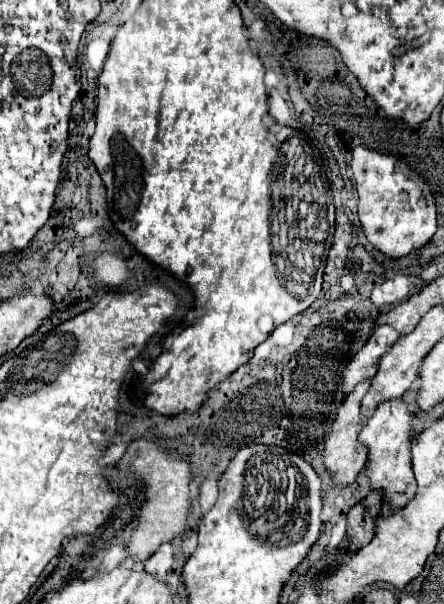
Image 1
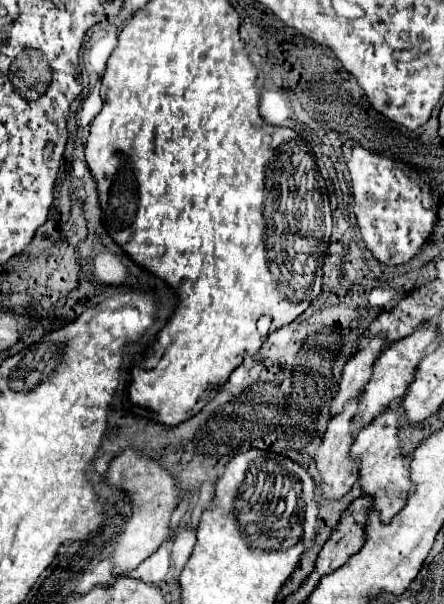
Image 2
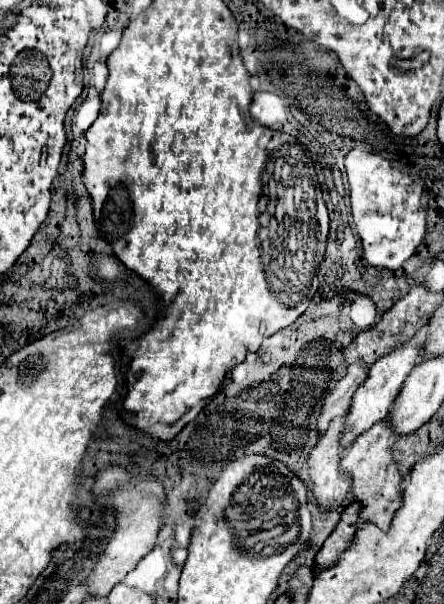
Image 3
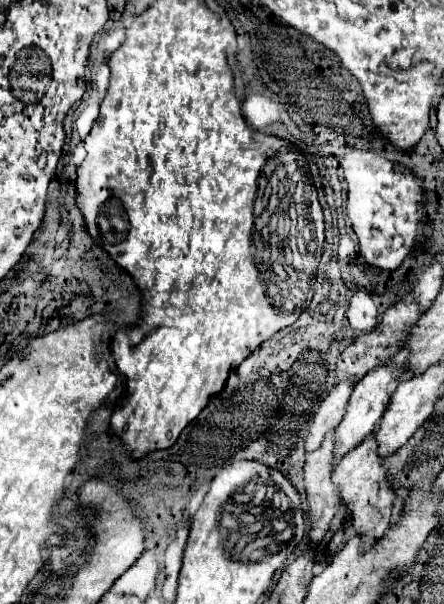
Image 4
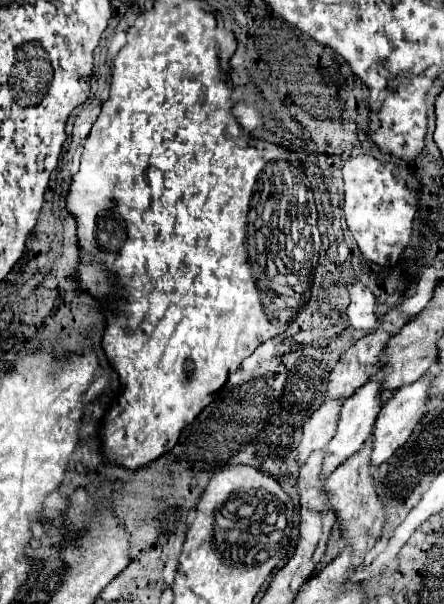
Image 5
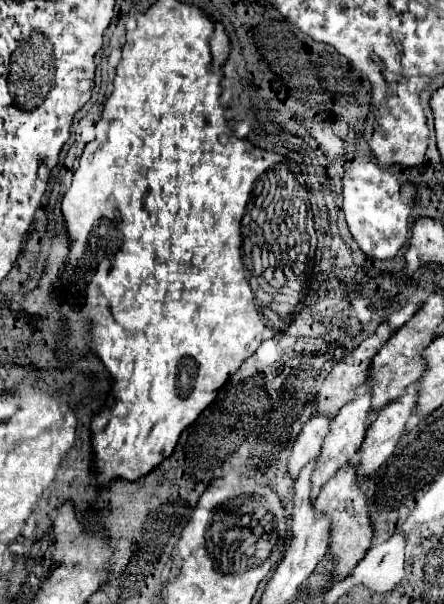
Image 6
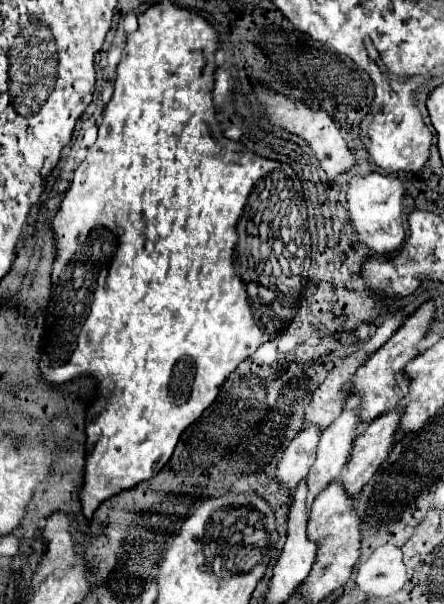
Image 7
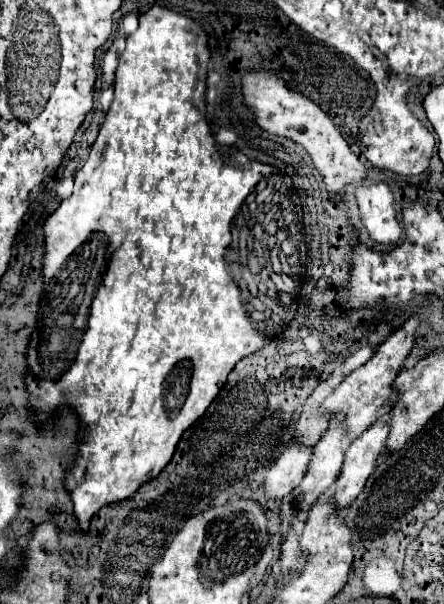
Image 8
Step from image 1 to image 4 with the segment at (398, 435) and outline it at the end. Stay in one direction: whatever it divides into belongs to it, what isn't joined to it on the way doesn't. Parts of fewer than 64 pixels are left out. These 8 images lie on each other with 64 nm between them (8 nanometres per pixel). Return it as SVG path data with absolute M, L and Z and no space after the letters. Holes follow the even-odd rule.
M368 436L358 448L348 452L332 472L332 482L340 490L340 502L346 508L346 512L352 518L352 526L356 534L362 536L364 544L362 548L368 550L376 540L380 540L388 528L390 516L392 516L392 502L394 502L394 492L386 484L386 472L382 466L382 458L376 454L376 440L374 436Z

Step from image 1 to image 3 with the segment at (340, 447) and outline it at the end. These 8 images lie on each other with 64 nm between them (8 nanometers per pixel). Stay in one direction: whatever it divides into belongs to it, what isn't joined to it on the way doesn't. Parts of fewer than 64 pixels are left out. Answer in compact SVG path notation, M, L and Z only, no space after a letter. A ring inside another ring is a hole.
M344 416L330 422L326 434L308 454L308 472L312 480L312 494L320 508L330 510L344 506L346 494L350 492L350 478L338 472L342 450L338 446Z

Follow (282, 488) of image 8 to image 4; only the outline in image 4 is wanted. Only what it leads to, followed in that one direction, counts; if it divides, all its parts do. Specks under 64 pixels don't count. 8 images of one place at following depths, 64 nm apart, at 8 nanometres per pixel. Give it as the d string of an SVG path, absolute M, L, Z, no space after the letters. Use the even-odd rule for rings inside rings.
M342 382L342 384L334 386L334 390L328 394L328 398L320 404L320 408L314 414L310 428L308 428L308 438L306 438L306 446L304 446L306 452L320 448L326 432L332 432L340 424L348 398L352 394L352 388L354 388L352 382Z

